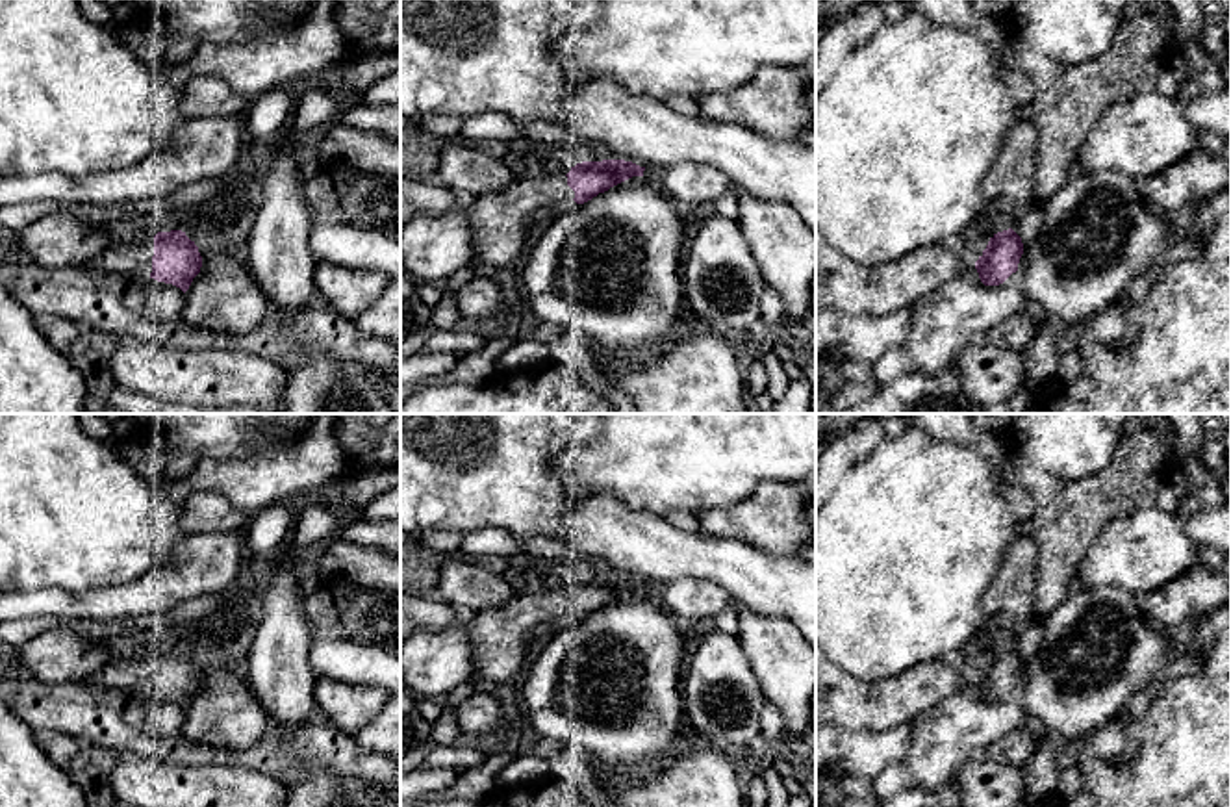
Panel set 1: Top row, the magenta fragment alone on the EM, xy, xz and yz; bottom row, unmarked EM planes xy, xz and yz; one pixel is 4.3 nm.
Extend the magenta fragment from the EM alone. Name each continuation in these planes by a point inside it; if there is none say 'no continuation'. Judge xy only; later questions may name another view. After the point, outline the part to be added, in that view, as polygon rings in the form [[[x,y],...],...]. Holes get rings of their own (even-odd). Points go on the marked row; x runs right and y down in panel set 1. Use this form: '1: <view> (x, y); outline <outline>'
1: xy (132, 258); outline [[[139,236],[133,241],[109,245],[93,260],[93,271],[115,273],[137,280],[150,278],[154,237]]]

